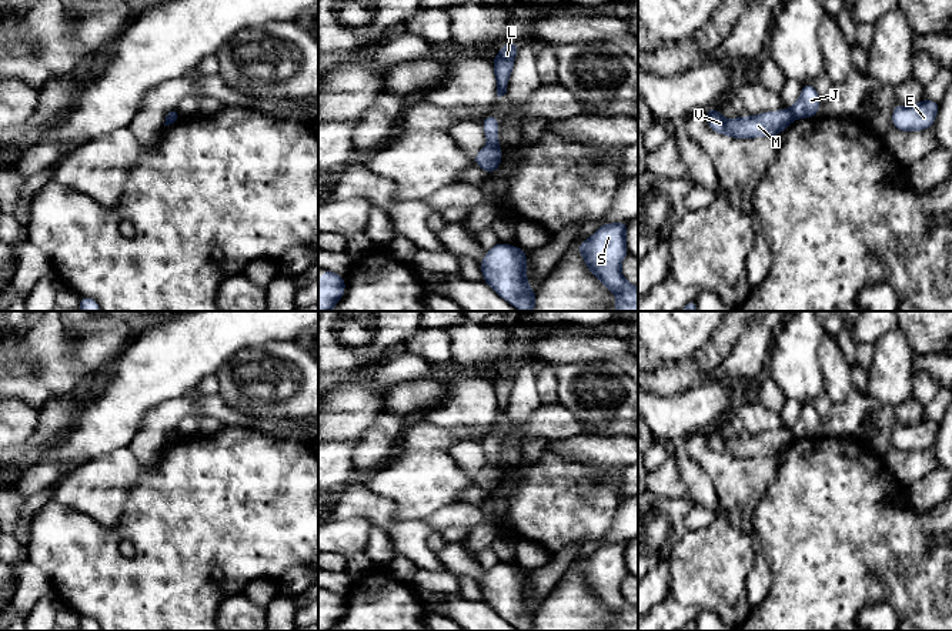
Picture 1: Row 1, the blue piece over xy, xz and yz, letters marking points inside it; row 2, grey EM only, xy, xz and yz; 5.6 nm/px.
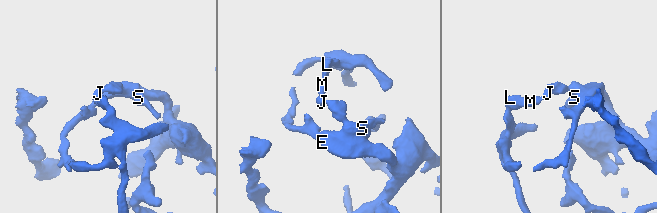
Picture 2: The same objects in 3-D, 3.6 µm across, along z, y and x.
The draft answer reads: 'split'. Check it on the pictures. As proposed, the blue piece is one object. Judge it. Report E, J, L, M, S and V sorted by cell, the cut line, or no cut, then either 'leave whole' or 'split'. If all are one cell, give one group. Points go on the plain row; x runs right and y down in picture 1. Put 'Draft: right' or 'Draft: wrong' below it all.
groups E J S / L M V; cut xz (488, 463), (497, 464); split
Draft: right

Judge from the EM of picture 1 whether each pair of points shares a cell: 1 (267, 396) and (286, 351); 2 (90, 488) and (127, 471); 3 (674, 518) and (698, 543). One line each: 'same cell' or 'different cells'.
1: same cell
2: same cell
3: different cells

